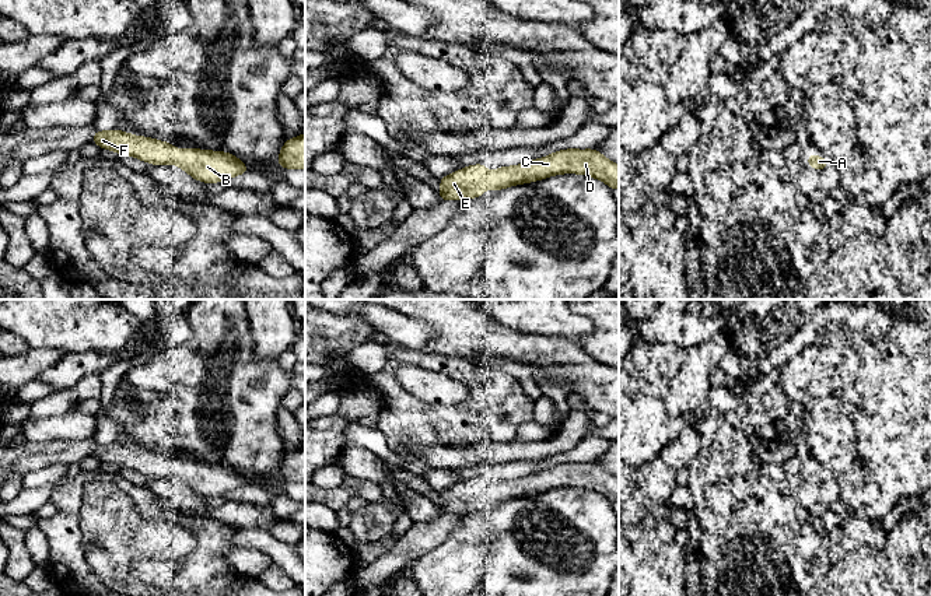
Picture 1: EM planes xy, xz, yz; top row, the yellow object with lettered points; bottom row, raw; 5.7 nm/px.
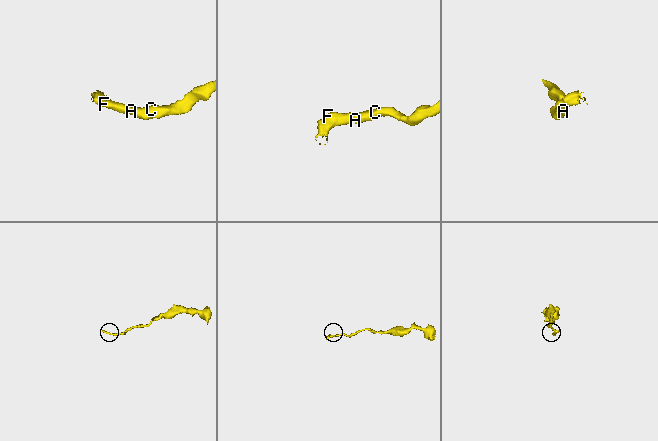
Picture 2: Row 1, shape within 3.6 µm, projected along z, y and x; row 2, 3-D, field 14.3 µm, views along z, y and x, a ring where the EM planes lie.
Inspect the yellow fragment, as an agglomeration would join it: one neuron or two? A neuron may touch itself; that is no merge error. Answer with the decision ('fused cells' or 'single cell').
single cell

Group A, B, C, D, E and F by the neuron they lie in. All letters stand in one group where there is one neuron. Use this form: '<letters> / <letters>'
A B C D E F

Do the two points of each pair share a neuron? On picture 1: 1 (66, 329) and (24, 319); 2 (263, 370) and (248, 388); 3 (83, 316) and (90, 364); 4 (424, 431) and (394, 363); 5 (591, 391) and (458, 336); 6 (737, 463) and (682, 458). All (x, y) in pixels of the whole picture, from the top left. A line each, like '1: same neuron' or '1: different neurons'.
1: same neuron
2: same neuron
3: different neurons
4: same neuron
5: same neuron
6: different neurons

